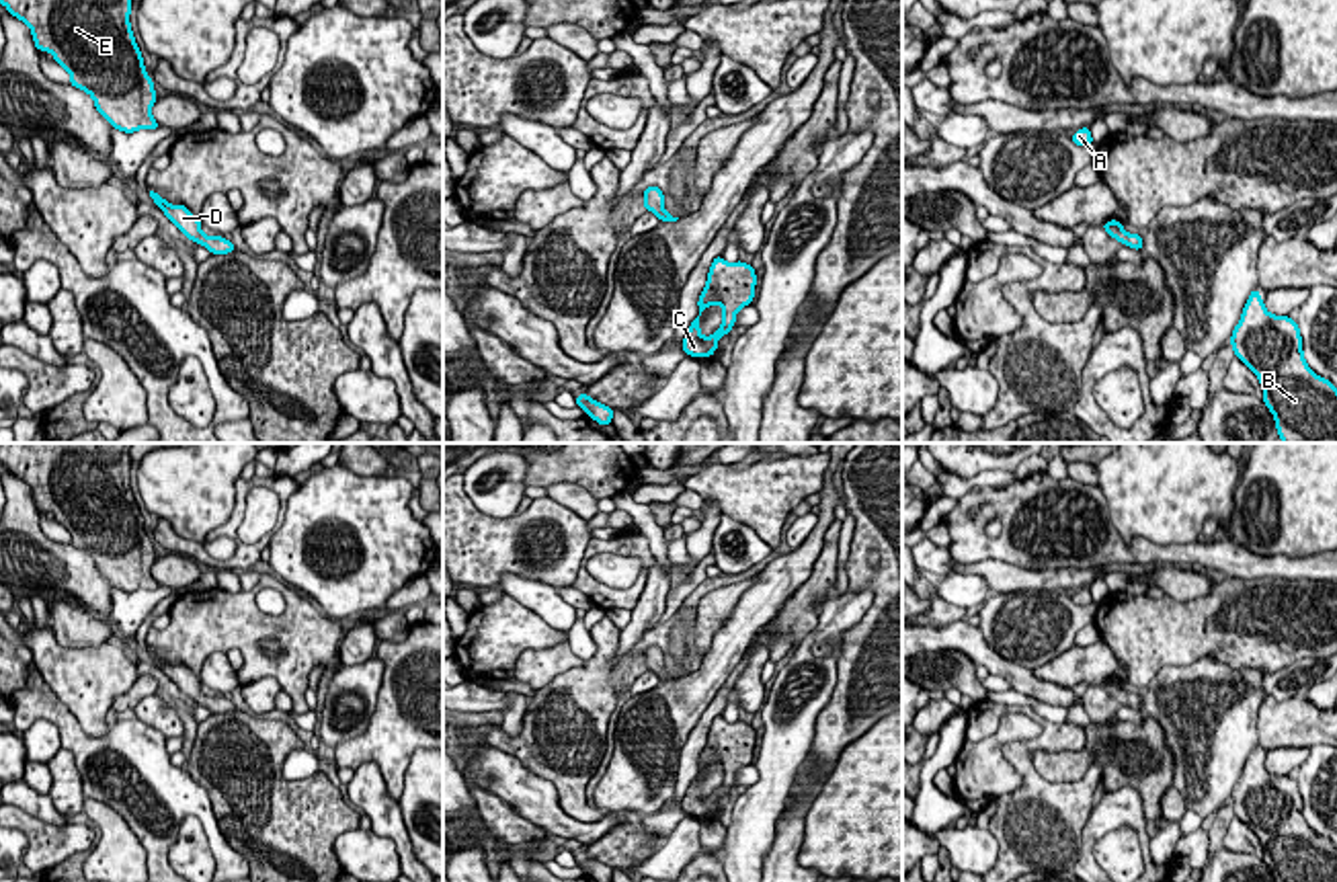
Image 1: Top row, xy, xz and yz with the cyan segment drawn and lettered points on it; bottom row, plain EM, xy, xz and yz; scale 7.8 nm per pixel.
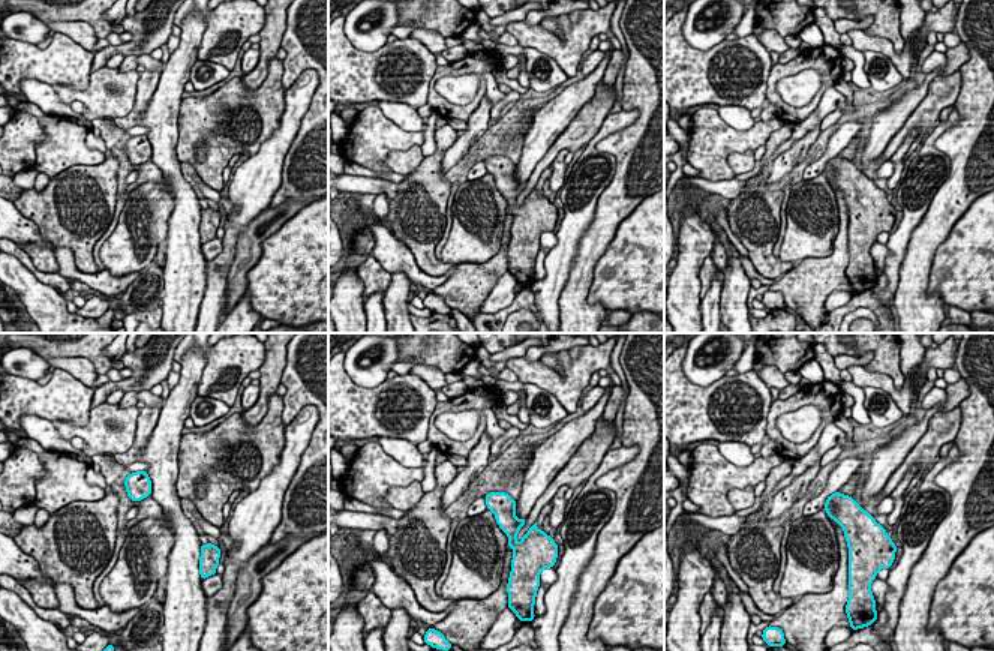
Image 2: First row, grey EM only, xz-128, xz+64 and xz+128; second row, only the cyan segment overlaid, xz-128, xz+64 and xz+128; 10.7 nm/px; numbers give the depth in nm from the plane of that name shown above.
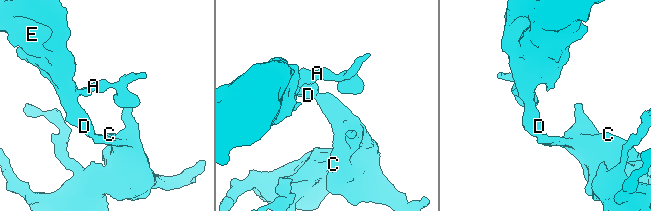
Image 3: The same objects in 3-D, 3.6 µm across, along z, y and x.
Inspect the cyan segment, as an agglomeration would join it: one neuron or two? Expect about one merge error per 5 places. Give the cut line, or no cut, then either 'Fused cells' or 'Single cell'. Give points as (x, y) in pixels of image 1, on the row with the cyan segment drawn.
No split. Single cell

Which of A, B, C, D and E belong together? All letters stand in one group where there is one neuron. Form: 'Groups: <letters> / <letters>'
Groups: A B C D E

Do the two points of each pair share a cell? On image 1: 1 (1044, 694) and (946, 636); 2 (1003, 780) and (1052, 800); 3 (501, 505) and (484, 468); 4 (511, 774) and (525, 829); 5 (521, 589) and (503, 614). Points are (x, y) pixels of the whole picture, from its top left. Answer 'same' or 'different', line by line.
1: same
2: different
3: same
4: different
5: different

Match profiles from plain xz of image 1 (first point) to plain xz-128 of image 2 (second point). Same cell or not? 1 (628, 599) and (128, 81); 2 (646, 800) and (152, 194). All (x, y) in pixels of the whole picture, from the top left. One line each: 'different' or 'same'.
1: same
2: same

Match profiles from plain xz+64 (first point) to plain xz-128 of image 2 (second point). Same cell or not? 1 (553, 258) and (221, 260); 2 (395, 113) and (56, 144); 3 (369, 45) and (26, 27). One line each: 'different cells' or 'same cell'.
1: same cell
2: different cells
3: same cell

